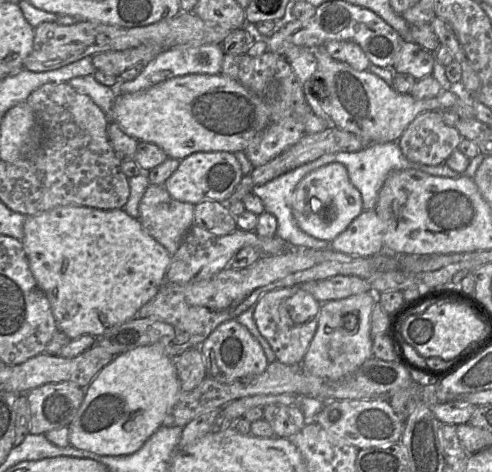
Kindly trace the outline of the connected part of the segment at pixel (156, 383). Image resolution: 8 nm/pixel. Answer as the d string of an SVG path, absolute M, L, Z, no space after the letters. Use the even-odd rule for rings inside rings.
M147 345L119 354L85 389L84 400L68 425L70 445L100 456L133 454L162 426L180 391L174 359L161 348Z

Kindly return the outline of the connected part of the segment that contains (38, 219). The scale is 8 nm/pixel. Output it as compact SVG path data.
M58 206L41 214L26 216L23 231L24 237L21 242L30 271L38 287L45 293L50 302L57 330L68 336L70 340L77 339L82 335L102 336L111 327L123 324L137 316L140 308L158 293L165 282L166 272L172 257L161 244L145 231L138 219L129 216L123 209L101 210L81 206Z

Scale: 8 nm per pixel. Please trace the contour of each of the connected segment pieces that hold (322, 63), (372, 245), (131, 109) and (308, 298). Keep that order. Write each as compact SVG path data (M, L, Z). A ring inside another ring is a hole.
M325 45L313 48L318 63L318 88L322 88L319 95L323 110L331 117L331 126L351 132L367 142L367 144L382 144L396 142L400 139L408 125L421 113L427 111L441 111L450 109L460 98L451 91L442 91L438 96L429 100L417 100L411 94L395 91L383 79L366 71L357 71L350 65L335 60L326 51Z
M363 210L350 225L330 243L341 253L372 257L384 250L384 223L375 210Z
M219 73L177 76L135 93L117 94L110 122L115 122L126 134L140 142L157 145L168 157L182 160L196 152L245 151L270 123L282 121L288 117L302 122L305 134L318 133L330 126L330 123L312 111L307 101L268 106L255 93Z
M300 286L279 288L265 293L254 305L254 320L260 334L267 340L275 353L276 360L283 364L301 363L318 327L322 303ZM301 306L308 313L308 320L296 324L289 316L289 307Z

